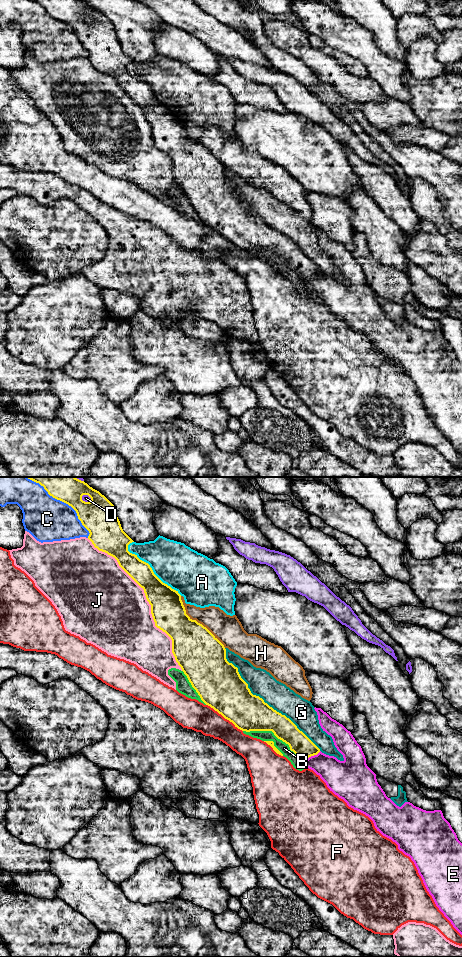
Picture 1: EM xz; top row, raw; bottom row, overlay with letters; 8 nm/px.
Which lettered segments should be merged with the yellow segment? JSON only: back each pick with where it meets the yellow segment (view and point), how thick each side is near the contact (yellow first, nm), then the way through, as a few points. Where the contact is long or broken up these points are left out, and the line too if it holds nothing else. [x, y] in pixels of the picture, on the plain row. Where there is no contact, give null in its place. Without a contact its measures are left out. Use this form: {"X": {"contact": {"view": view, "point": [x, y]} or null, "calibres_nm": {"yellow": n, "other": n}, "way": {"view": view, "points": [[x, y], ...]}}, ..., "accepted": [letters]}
{"accepted": []}

